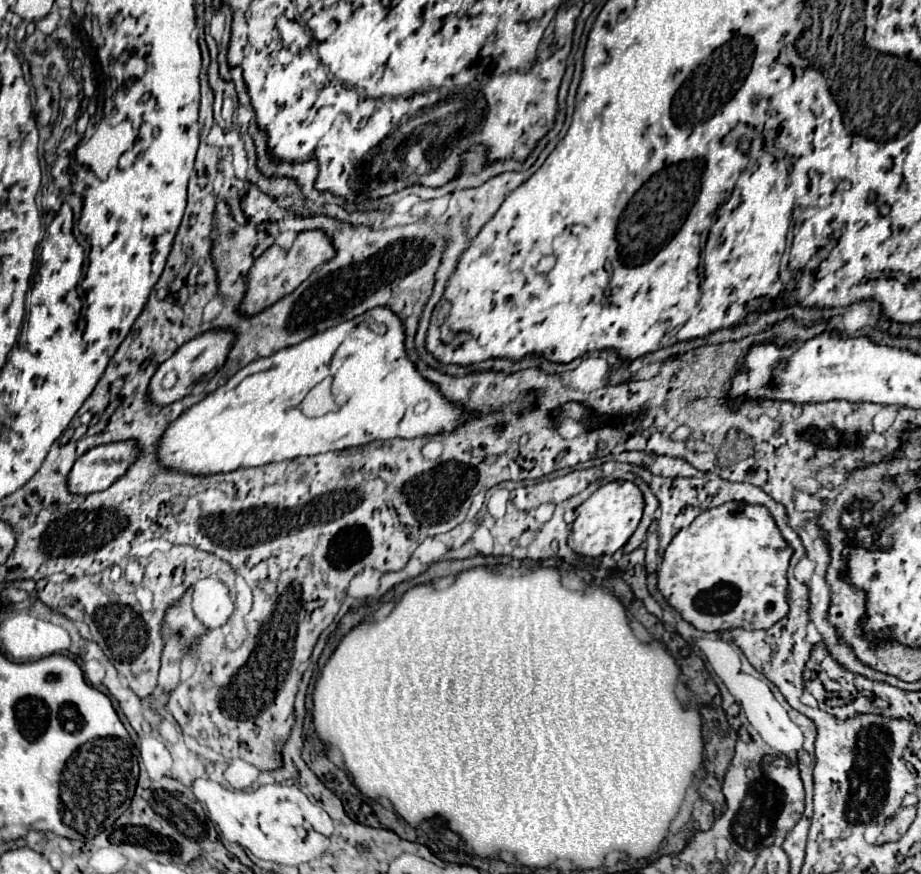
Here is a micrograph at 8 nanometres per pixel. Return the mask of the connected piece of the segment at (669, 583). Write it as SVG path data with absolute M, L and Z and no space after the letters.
M724 503L700 513L690 527L680 529L658 565L658 589L666 601L698 631L720 633L726 629L768 629L788 613L786 569L792 549L780 537L776 523L762 505Z

